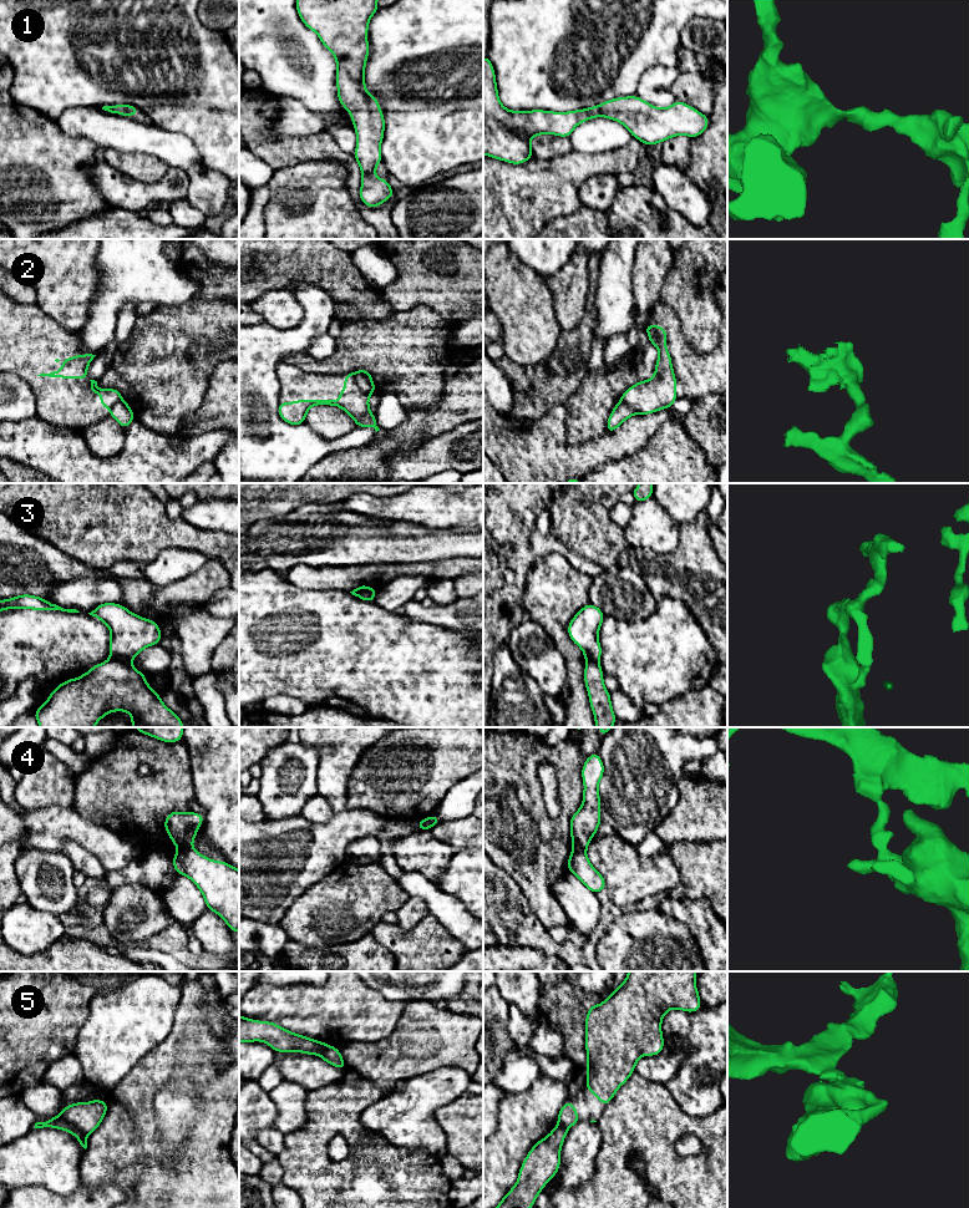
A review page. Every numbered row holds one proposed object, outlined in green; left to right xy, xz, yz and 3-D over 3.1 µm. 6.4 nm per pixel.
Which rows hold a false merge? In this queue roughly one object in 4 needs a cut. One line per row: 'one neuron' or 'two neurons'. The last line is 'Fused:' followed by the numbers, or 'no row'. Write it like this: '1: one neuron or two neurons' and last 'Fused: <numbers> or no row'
1: one neuron
2: two neurons
3: two neurons
4: two neurons
5: two neurons
Fused: 2, 3, 4, 5

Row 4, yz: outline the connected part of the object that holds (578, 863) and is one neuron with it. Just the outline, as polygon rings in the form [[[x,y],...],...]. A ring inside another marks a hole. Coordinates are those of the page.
[[[573,849],[567,869],[572,872],[584,885],[598,894],[602,889],[605,889],[605,879],[603,875],[590,864],[585,851],[583,849]]]

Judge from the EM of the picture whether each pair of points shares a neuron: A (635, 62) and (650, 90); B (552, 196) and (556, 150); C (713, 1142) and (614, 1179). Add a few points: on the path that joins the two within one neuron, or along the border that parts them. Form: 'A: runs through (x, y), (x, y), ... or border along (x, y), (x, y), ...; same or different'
A: border along (670, 66), (649, 67), (639, 80), (635, 94); different
B: border along (573, 150), (551, 158), (534, 157); different
C: runs through (684, 1127), (648, 1127), (624, 1151); same

